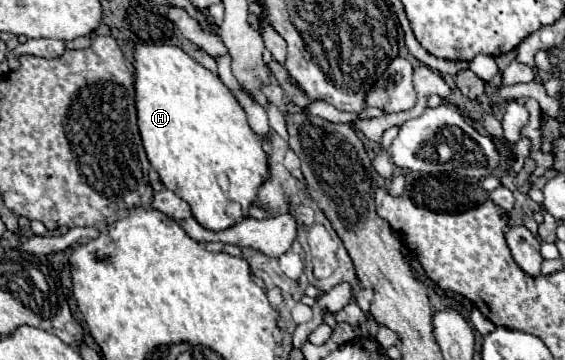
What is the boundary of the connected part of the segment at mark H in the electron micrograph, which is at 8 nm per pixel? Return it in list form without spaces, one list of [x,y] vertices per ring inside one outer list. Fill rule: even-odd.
[[[137,44],[135,94],[141,140],[165,188],[181,196],[207,230],[221,232],[245,218],[267,180],[267,154],[221,78],[177,46]],[[229,204],[241,206],[239,218],[229,214]]]

